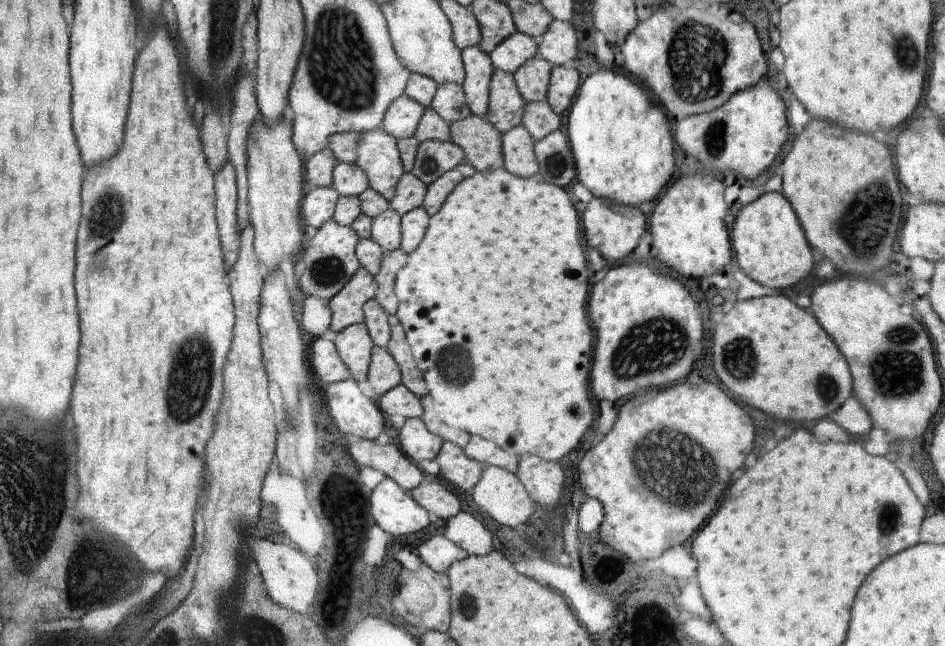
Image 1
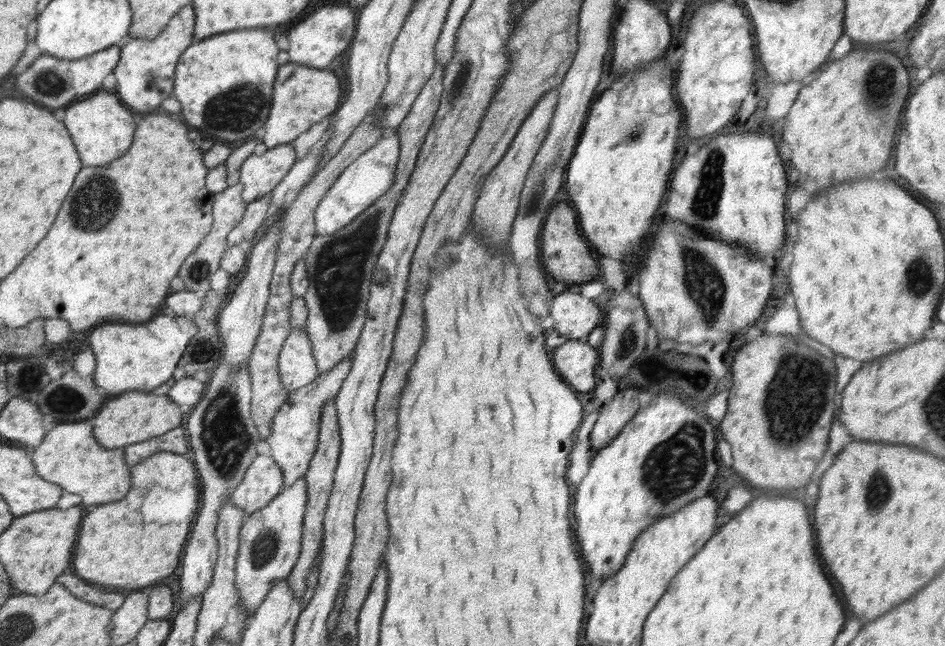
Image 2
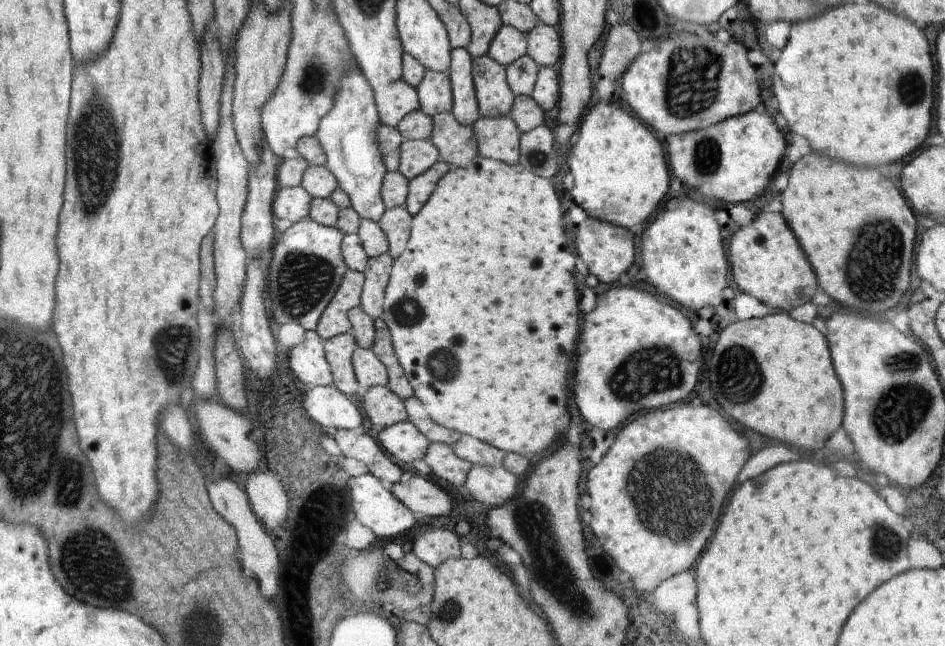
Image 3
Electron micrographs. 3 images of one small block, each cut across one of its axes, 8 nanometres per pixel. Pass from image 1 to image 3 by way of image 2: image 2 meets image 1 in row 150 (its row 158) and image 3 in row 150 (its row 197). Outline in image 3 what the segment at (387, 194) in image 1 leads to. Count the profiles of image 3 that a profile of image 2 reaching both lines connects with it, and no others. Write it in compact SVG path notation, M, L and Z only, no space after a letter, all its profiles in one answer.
M357 62L346 70L346 76L340 80L340 90L336 92L332 110L320 120L316 138L326 154L326 168L350 198L350 207L354 207L361 219L378 222L385 212L382 200L382 182L387 173L382 162L382 154L376 142L376 130L381 123L376 108L374 93L370 83L362 74Z

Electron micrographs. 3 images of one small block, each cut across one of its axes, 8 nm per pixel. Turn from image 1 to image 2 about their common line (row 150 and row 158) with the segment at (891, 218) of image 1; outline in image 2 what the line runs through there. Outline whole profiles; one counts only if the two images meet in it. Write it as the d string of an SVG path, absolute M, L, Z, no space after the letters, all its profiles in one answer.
M851 50L846 56L839 58L838 60L828 61L823 65L816 74L804 83L804 88L800 90L795 101L792 103L792 108L788 111L788 114L783 118L784 130L783 140L790 146L790 162L792 162L794 172L794 178L798 178L796 182L792 182L797 186L802 186L810 196L818 196L818 194L812 194L812 192L822 192L834 184L840 184L846 182L846 180L856 180L856 178L870 178L874 176L878 170L884 170L886 162L889 160L890 150L892 150L892 140L895 140L894 134L896 134L896 128L901 120L900 117L905 110L907 104L908 92L910 92L910 78L908 78L908 72L906 68L900 64L900 60L892 54L886 54L886 52L878 52L878 50Z

